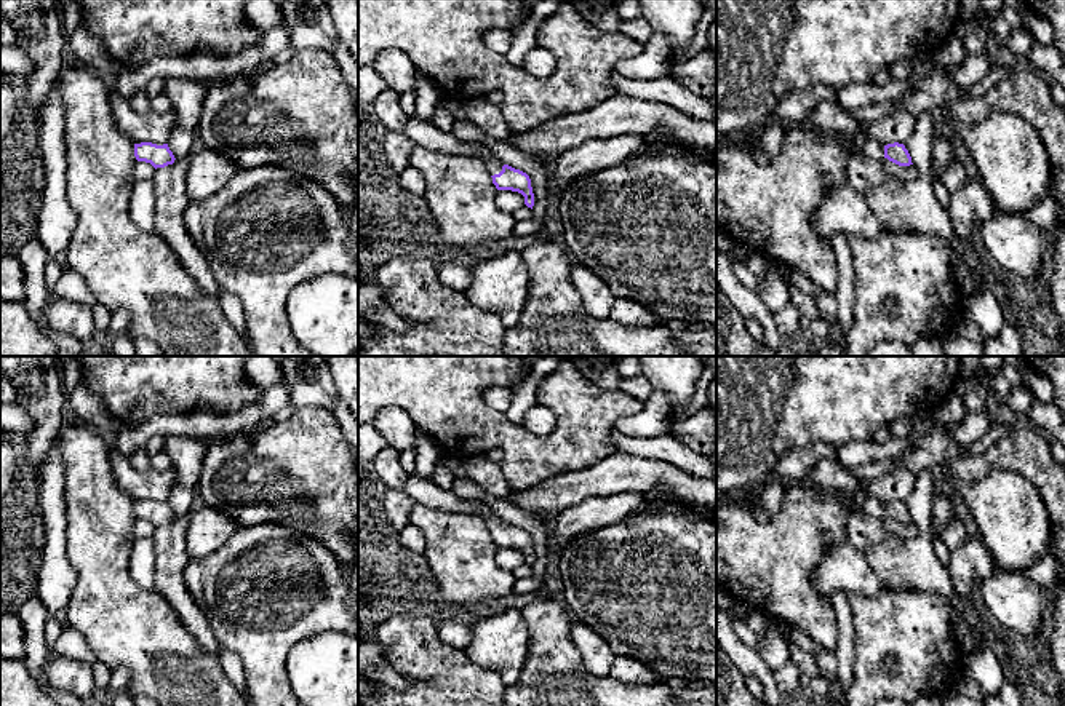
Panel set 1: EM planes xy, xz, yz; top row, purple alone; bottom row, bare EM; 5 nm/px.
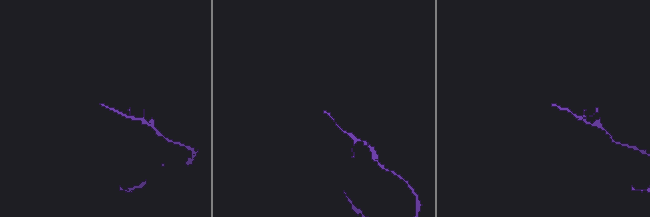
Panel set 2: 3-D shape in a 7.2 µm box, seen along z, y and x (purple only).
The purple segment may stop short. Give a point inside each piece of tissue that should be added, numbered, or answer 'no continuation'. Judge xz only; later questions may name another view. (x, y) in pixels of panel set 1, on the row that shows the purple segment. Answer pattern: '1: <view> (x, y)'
1: xz (494, 165)

